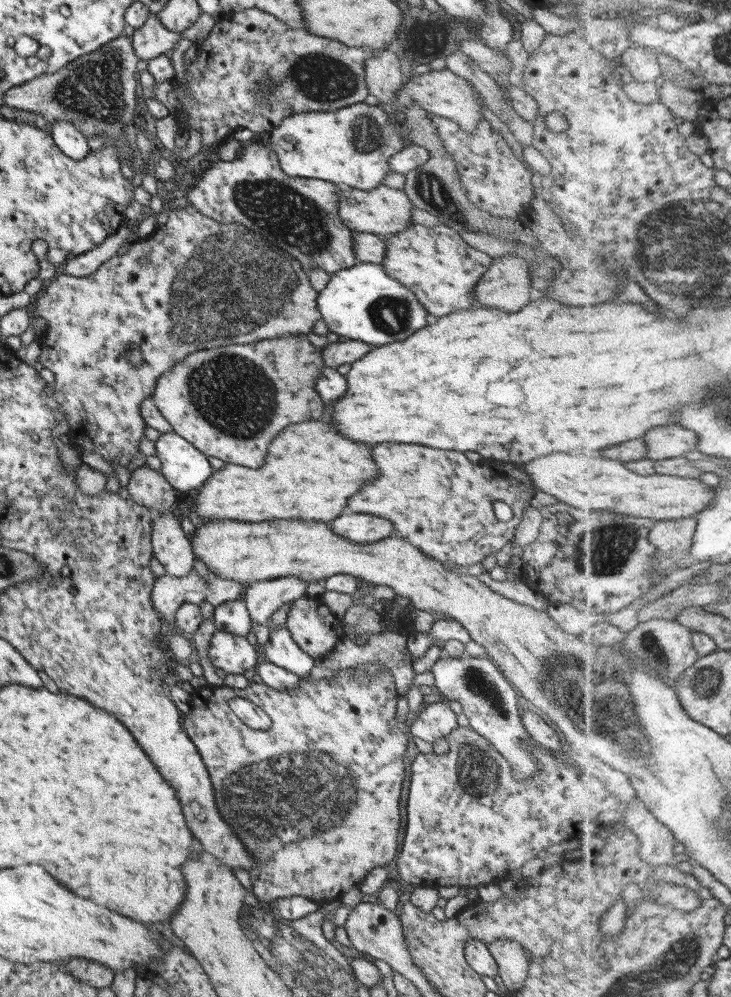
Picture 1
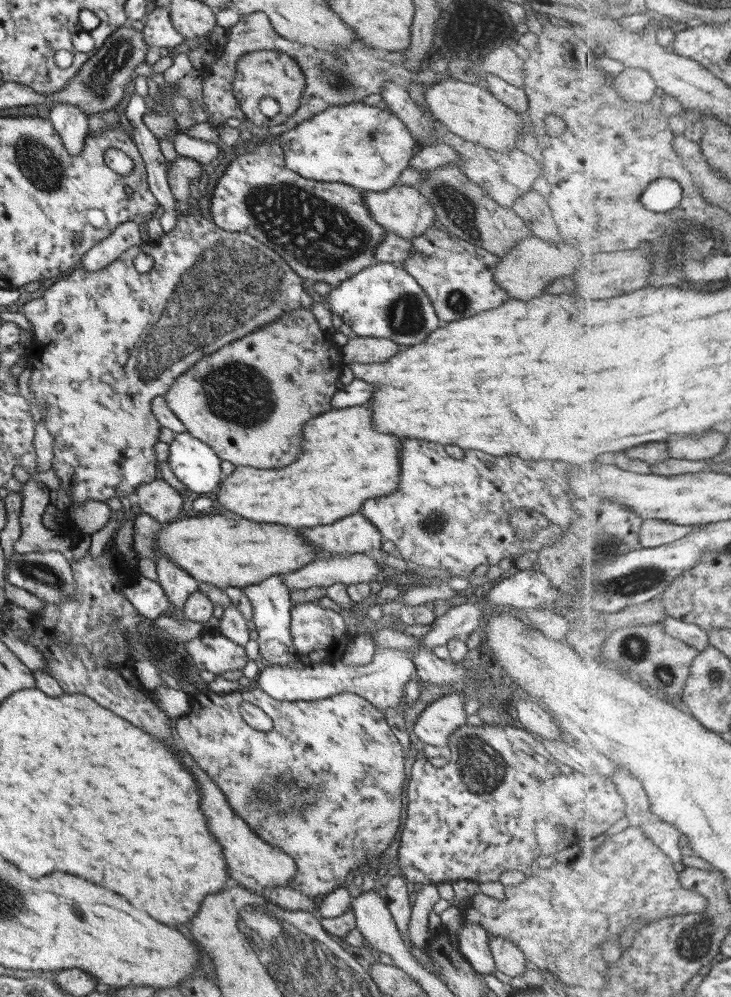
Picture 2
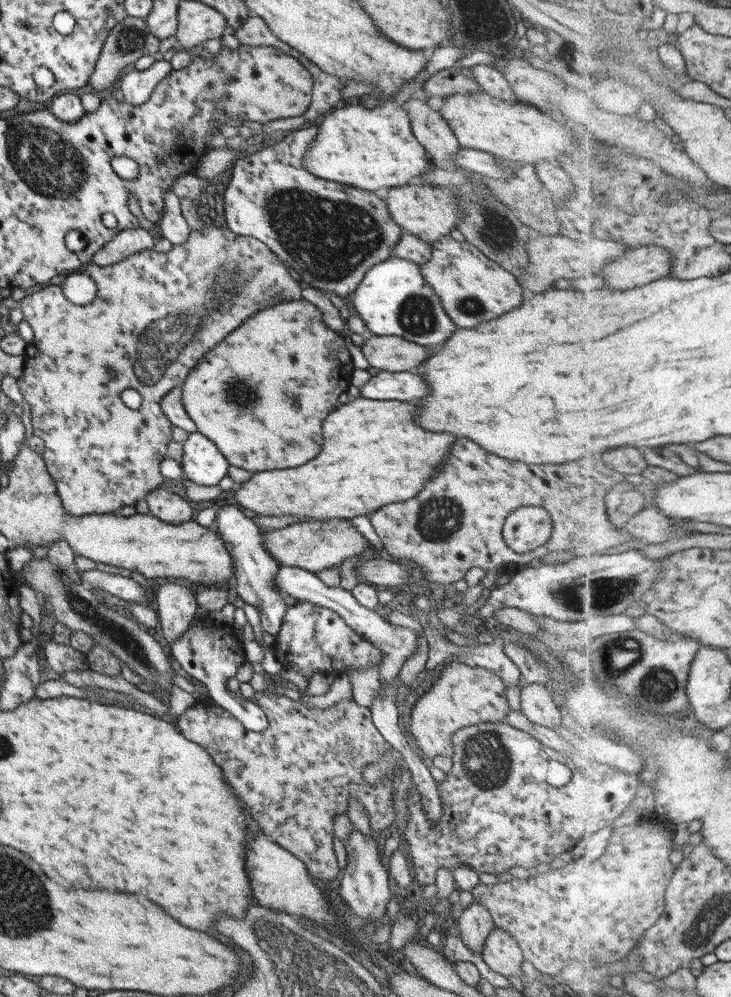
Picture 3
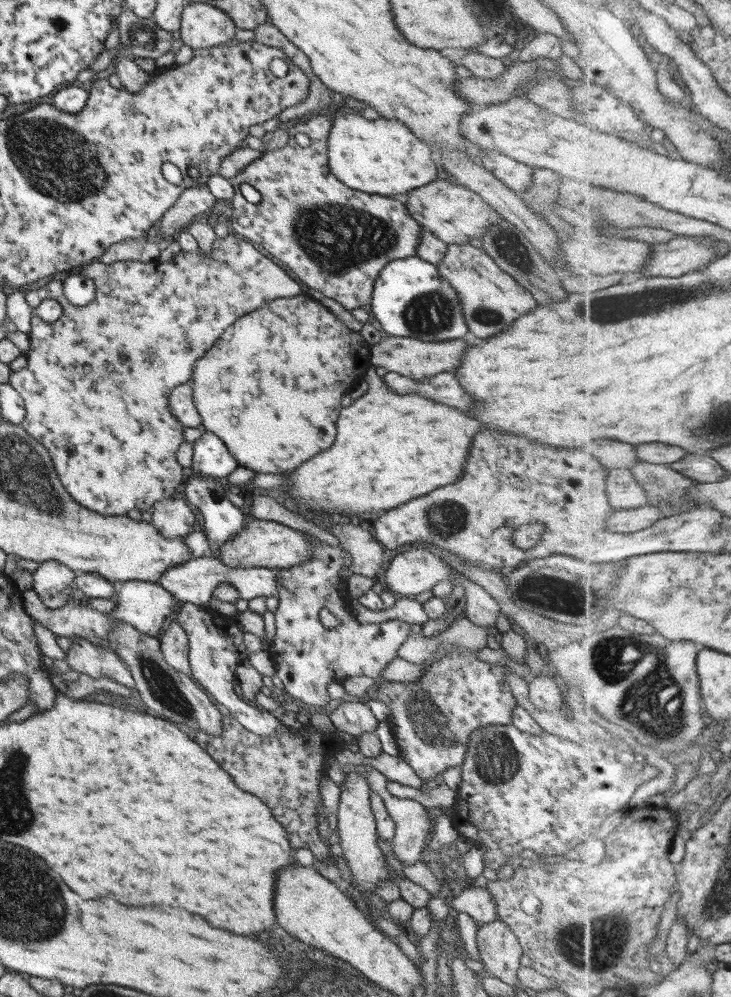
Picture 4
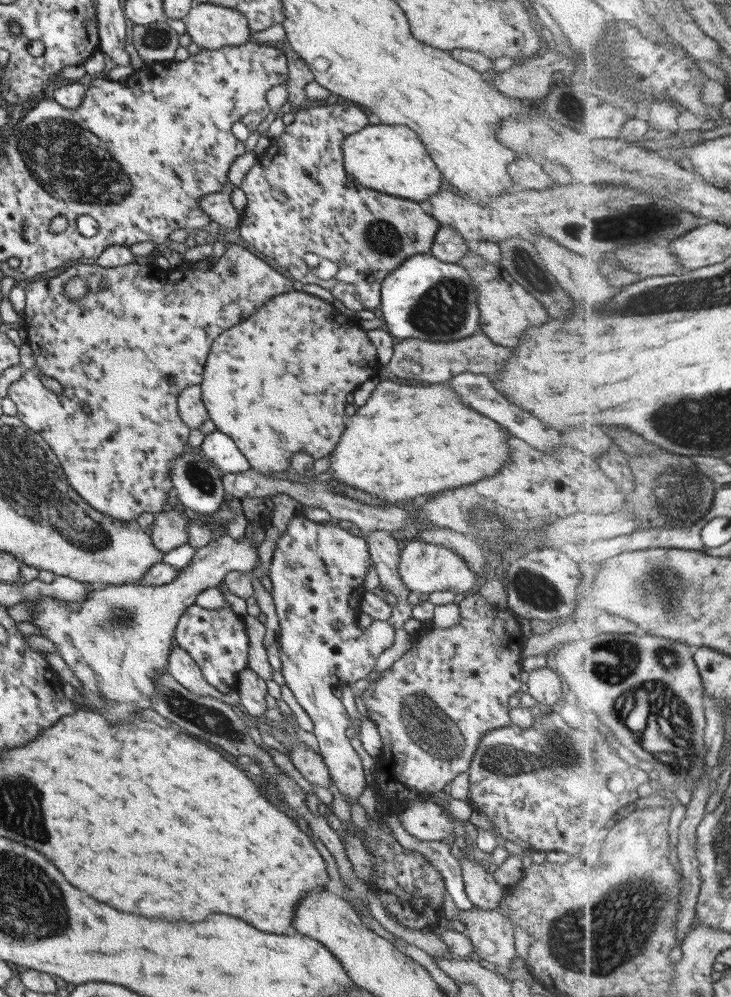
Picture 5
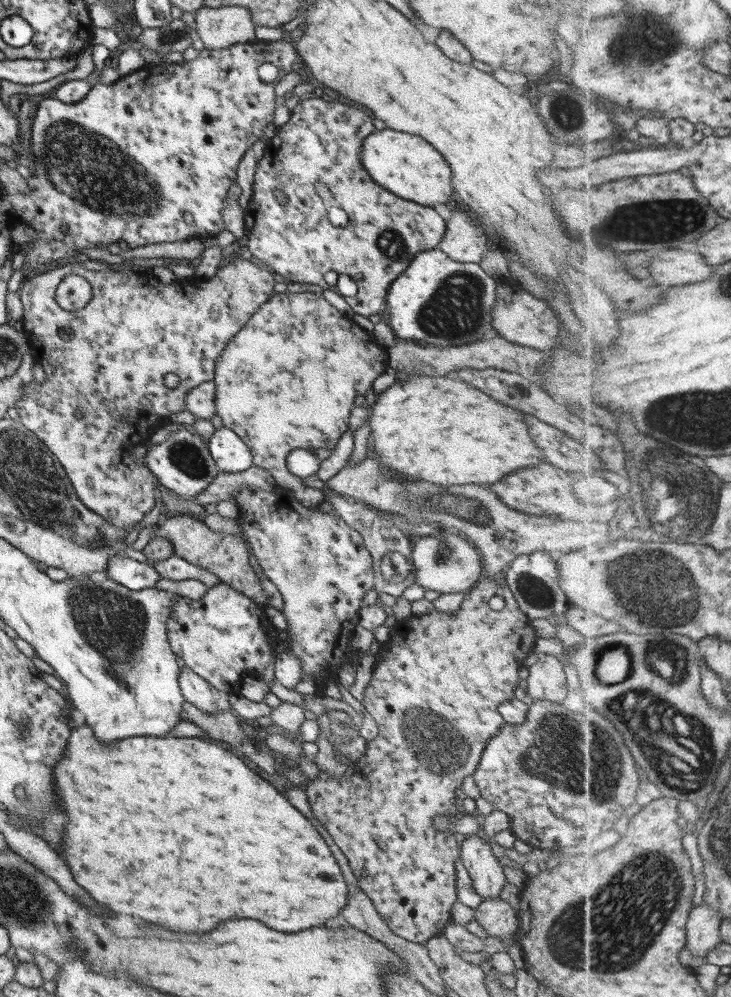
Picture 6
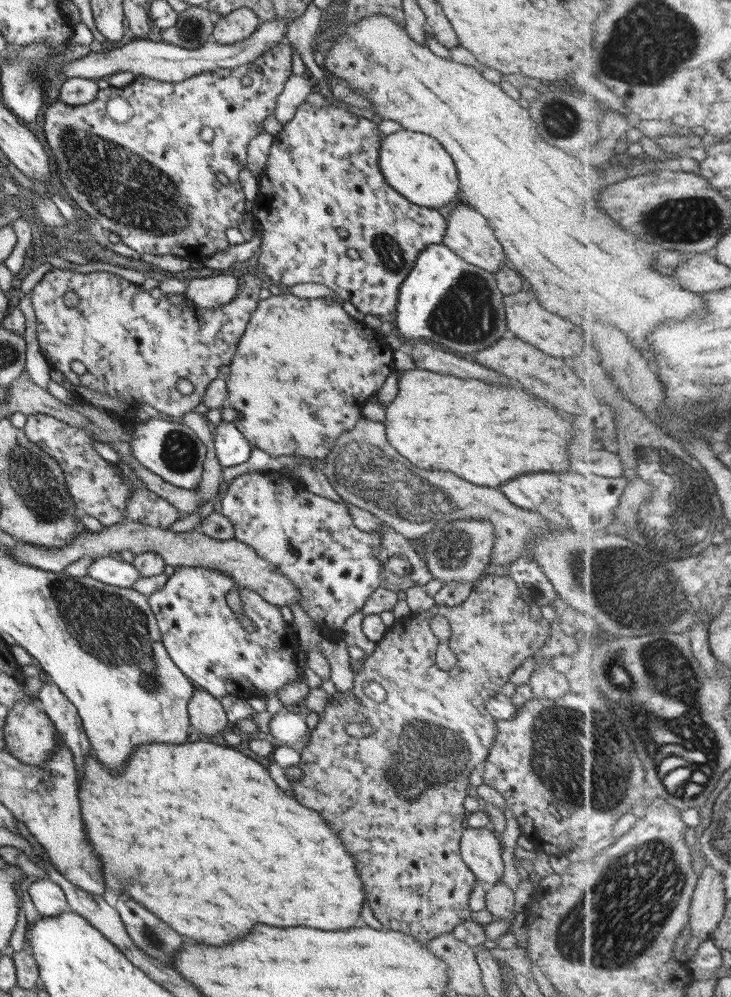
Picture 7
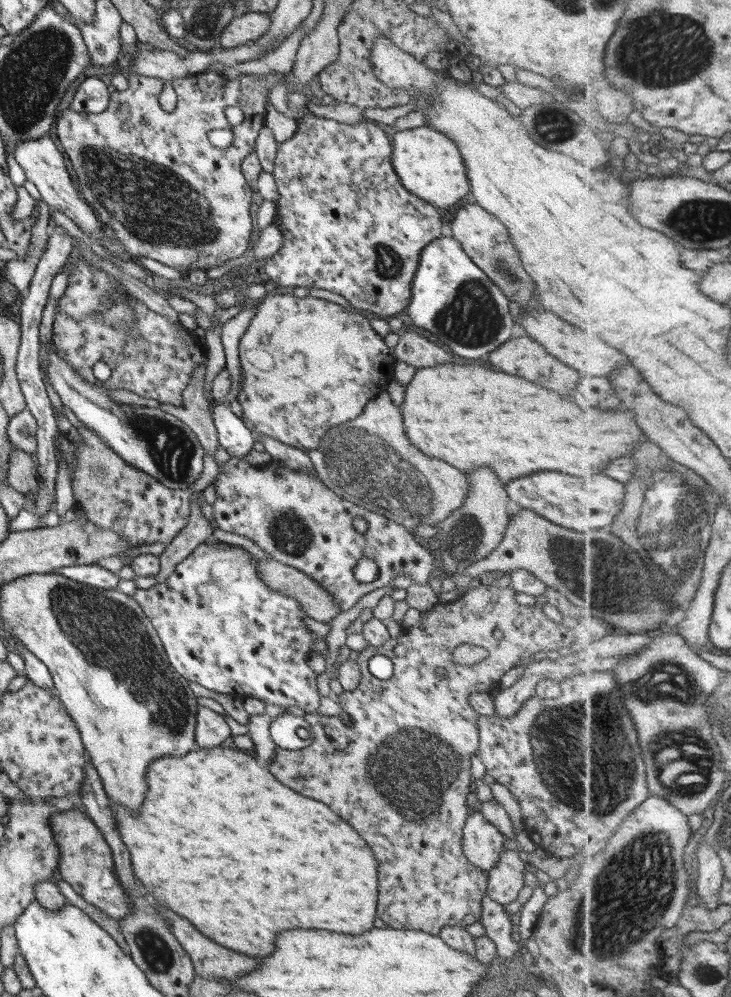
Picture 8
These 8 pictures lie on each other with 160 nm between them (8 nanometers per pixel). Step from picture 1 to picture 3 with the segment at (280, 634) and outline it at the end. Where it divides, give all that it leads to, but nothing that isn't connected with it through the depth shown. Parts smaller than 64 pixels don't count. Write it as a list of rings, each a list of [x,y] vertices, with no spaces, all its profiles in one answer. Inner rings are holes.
[[[231,502],[219,506],[214,521],[215,523],[211,527],[214,527],[218,537],[222,538],[223,546],[229,553],[232,562],[232,574],[236,578],[234,587],[240,602],[251,604],[257,608],[260,629],[275,638],[283,613],[287,608],[287,605],[283,603],[282,594],[272,583],[272,578],[281,564],[269,556],[262,545],[262,537],[257,525],[250,518],[249,513],[245,513],[239,506]]]

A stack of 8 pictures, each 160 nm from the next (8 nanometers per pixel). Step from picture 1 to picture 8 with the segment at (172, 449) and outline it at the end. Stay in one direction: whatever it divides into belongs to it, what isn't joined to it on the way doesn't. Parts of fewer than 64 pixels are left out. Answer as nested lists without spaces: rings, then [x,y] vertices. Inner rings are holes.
[[[217,402],[213,405],[212,423],[216,430],[218,444],[223,447],[230,457],[243,458],[251,450],[255,438],[243,421],[235,417],[229,405]]]

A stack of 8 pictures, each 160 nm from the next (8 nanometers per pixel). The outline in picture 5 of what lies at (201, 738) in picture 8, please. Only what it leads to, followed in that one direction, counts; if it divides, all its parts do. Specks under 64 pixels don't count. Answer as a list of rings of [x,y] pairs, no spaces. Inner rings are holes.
[[[175,644],[170,647],[166,670],[179,685],[189,692],[193,692],[197,696],[215,698],[223,703],[229,702],[227,696],[217,694],[217,690],[209,686],[191,657]]]

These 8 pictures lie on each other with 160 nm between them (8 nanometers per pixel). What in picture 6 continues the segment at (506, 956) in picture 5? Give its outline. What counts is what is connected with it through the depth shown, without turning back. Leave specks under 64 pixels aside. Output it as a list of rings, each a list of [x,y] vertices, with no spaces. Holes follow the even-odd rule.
[[[498,896],[483,899],[474,909],[473,918],[487,936],[504,941],[518,928],[516,912]]]

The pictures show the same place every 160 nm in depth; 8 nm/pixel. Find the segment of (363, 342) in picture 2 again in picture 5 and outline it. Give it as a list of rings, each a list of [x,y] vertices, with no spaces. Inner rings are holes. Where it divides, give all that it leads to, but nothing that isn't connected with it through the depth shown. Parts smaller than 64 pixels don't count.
[[[483,334],[467,336],[450,342],[428,342],[417,339],[402,339],[393,345],[393,355],[385,365],[387,371],[396,379],[411,378],[421,382],[445,383],[452,376],[461,372],[471,374],[489,374],[503,366],[503,362],[511,358],[511,348],[503,348],[493,344]]]

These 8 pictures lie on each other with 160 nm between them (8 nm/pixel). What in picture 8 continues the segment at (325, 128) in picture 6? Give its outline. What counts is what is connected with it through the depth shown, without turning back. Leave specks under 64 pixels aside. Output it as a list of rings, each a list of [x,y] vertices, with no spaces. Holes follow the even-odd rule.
[[[309,112],[296,121],[296,129],[291,138],[285,142],[278,143],[274,165],[271,174],[275,181],[278,192],[278,199],[272,207],[275,210],[273,218],[277,218],[277,228],[281,228],[283,243],[275,254],[265,258],[263,272],[267,279],[272,280],[280,287],[303,287],[305,289],[329,290],[340,294],[349,302],[350,306],[360,310],[372,312],[377,317],[387,318],[400,315],[406,310],[411,296],[411,281],[419,262],[421,250],[433,240],[441,236],[441,220],[439,214],[431,203],[425,202],[422,198],[412,195],[401,183],[396,172],[391,166],[390,156],[392,146],[387,139],[382,126],[371,120],[364,119],[355,124],[343,124],[335,120],[316,117]]]

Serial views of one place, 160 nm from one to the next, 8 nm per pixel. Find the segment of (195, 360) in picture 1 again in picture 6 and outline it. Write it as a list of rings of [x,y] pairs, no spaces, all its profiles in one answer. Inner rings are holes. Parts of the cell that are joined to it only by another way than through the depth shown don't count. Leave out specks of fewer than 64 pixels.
[[[311,288],[306,292],[290,293],[285,291],[284,293],[274,293],[271,298],[268,298],[255,309],[249,320],[238,330],[237,334],[234,334],[233,339],[229,339],[225,349],[219,353],[218,360],[215,363],[214,377],[212,378],[216,386],[214,394],[215,412],[221,418],[223,427],[232,430],[247,445],[252,456],[253,466],[265,469],[272,476],[273,481],[277,483],[277,486],[292,491],[295,500],[299,501],[304,507],[316,508],[323,501],[321,492],[303,486],[302,479],[293,476],[287,470],[287,455],[296,448],[309,451],[317,450],[317,448],[333,450],[339,436],[348,430],[347,418],[349,418],[349,410],[353,406],[355,396],[365,395],[367,390],[372,388],[373,380],[388,368],[388,356],[386,354],[386,349],[371,334],[363,331],[352,319],[327,303],[320,291]]]

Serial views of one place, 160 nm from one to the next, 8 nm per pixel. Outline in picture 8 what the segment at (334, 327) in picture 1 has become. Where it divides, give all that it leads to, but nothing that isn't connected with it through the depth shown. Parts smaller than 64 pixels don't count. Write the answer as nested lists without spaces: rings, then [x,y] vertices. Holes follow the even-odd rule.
[[[440,236],[429,242],[420,253],[419,262],[411,281],[411,296],[406,310],[402,313],[406,326],[418,326],[435,336],[451,352],[477,362],[483,362],[485,356],[505,343],[511,336],[511,326],[514,321],[507,310],[508,300],[491,280],[471,259],[463,253],[459,242],[451,236]]]

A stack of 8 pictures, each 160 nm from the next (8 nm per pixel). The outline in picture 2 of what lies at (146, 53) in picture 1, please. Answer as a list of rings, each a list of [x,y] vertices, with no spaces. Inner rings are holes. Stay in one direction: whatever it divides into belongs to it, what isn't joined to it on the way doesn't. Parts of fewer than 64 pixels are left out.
[[[157,6],[148,14],[140,31],[150,47],[165,47],[171,52],[183,47],[184,38],[171,24],[166,6]]]

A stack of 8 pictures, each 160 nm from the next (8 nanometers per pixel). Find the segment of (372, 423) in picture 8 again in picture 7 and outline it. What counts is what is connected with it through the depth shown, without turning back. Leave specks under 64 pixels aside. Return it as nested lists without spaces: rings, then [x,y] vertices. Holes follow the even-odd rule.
[[[363,416],[336,438],[333,448],[323,458],[321,471],[344,502],[370,512],[406,539],[421,539],[428,531],[446,522],[463,519],[489,521],[494,528],[490,559],[500,571],[521,556],[524,546],[533,537],[545,529],[553,529],[553,525],[539,513],[511,504],[497,489],[470,484],[451,472],[421,470],[389,446],[382,422]]]

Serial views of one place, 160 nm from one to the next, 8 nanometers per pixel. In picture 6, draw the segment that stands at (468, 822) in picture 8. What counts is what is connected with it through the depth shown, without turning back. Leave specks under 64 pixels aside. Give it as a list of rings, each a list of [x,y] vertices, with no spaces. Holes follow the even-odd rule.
[[[476,835],[466,836],[460,846],[459,860],[482,900],[498,896],[506,882],[502,871],[504,861],[493,856],[487,841]]]

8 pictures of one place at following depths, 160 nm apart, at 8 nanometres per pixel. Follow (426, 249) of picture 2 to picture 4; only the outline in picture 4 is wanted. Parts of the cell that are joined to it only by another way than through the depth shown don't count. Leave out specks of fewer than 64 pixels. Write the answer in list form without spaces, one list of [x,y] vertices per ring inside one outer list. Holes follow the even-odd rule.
[[[468,243],[447,244],[443,258],[435,265],[439,278],[443,278],[458,294],[467,328],[477,338],[489,338],[509,326],[521,314],[527,314],[535,308],[536,300],[532,294],[523,289],[513,278],[502,272],[494,260],[482,249],[474,248]]]

